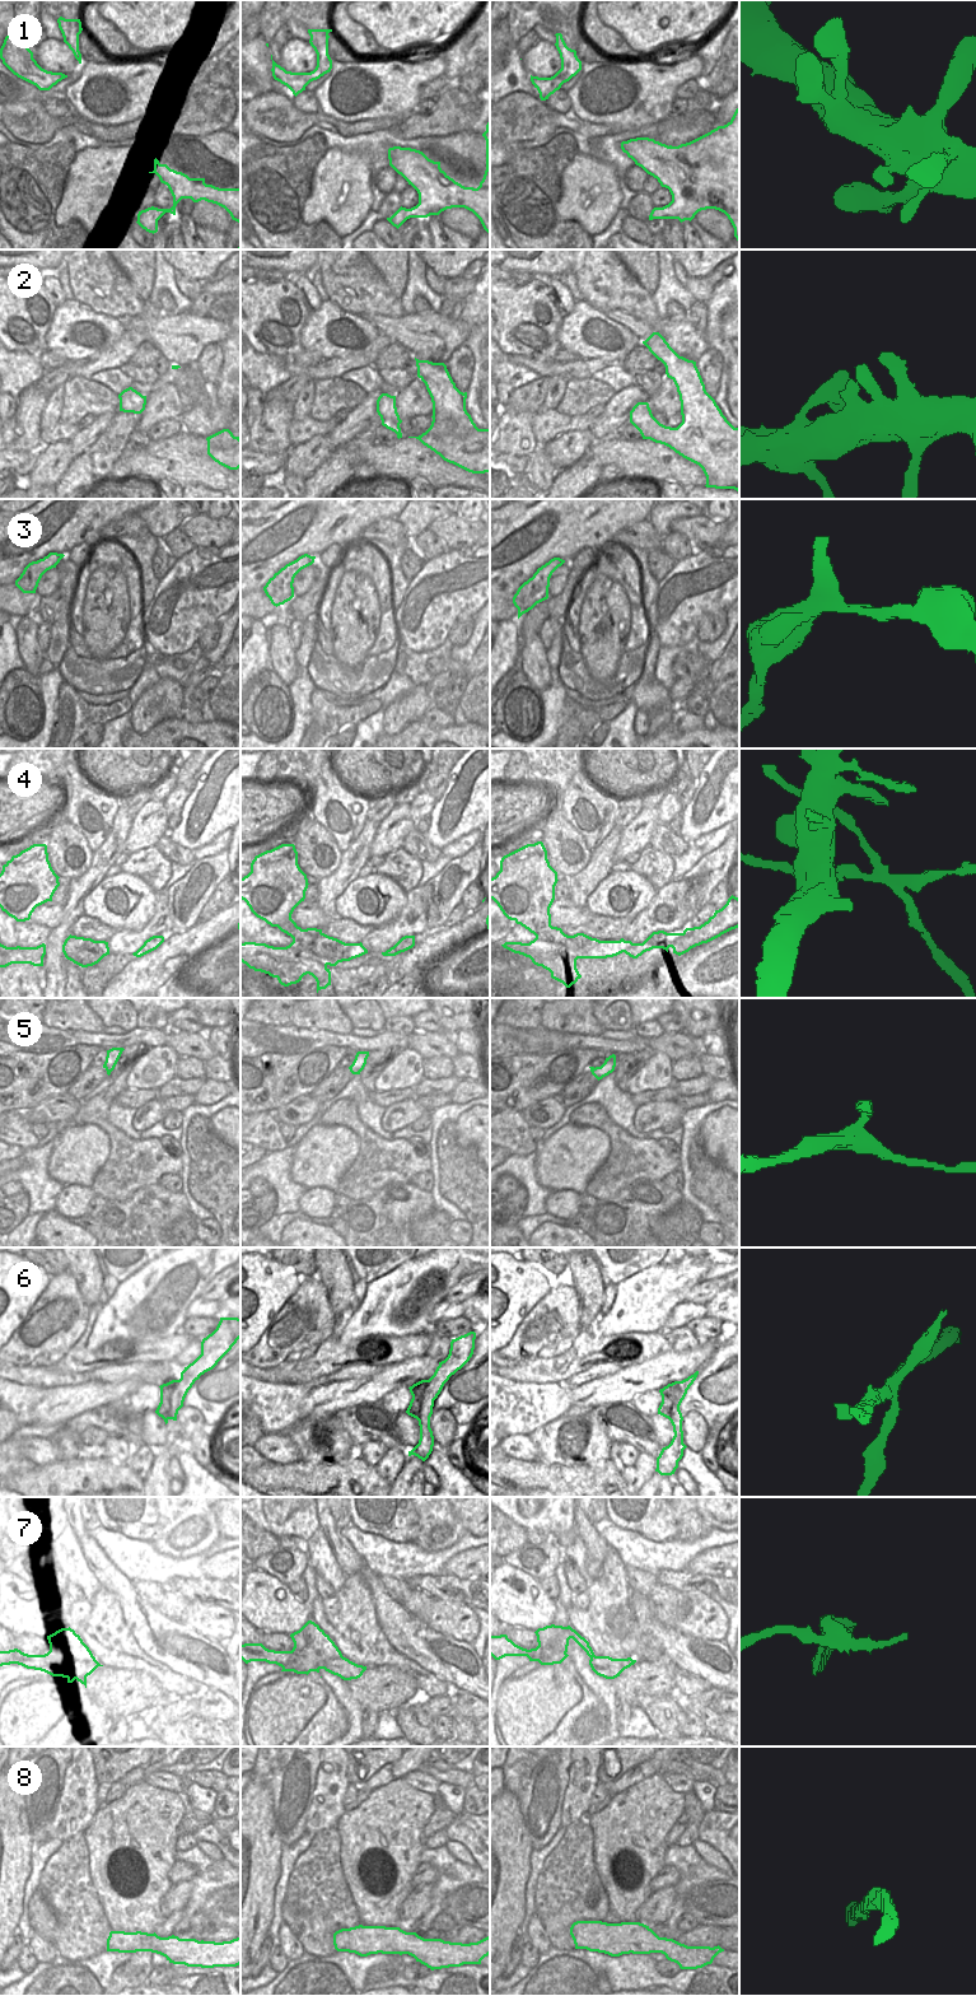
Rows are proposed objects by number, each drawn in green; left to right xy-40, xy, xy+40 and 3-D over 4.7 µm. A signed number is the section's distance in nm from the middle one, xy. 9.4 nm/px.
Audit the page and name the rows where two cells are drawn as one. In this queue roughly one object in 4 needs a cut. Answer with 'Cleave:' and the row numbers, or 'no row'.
Cleave: 4, 7.

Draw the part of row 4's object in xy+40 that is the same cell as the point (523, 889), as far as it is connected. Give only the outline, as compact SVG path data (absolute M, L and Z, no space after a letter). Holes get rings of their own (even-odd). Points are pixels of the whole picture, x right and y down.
M543 843L527 844L501 858L500 871L490 878L490 899L508 919L528 929L536 938L565 945L568 934L551 925L550 908L555 900L557 881L557 872L550 866Z

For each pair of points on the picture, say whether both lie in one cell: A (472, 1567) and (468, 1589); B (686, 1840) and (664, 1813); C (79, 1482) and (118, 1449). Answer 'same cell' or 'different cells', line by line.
A: different cells
B: different cells
C: different cells

